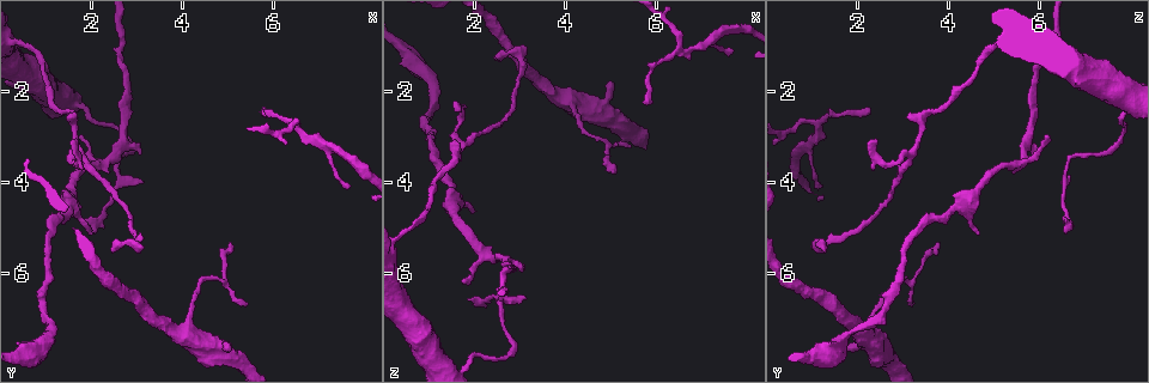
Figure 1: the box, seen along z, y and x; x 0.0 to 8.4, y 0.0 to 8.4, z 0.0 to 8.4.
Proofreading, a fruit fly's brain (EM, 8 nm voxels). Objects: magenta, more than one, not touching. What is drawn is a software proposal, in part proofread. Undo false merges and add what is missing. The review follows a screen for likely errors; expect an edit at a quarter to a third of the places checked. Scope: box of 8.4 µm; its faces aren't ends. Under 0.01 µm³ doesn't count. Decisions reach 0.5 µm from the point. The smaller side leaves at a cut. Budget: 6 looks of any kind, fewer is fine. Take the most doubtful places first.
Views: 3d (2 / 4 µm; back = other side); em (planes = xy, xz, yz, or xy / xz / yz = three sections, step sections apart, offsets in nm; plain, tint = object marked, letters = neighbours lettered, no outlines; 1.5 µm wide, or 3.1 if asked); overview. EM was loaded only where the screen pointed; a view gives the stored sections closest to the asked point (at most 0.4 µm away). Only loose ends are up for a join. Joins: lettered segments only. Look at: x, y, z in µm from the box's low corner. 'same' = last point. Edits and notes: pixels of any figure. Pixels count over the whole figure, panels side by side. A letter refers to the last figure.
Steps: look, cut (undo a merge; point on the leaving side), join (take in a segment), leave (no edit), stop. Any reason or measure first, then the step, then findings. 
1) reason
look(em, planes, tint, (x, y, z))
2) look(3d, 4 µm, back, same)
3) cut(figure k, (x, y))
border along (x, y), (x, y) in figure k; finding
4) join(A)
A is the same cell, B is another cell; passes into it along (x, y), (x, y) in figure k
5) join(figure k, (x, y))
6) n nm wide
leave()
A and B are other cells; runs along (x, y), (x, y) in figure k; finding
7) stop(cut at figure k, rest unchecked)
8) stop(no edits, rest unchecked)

thin end
look(3d, 4 µm, (2.45, 5.55, 1.30))

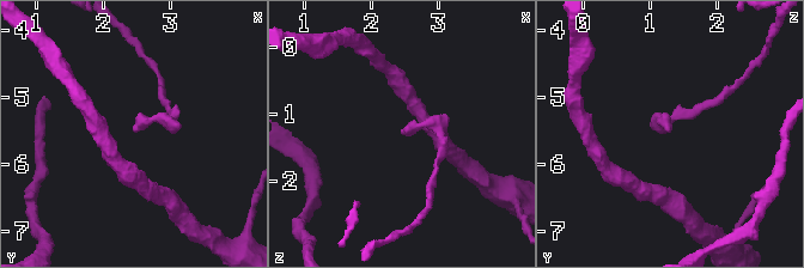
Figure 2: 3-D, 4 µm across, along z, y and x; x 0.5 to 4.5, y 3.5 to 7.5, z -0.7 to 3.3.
look(em, planes, letters, (2.45, 5.50, 1.35))

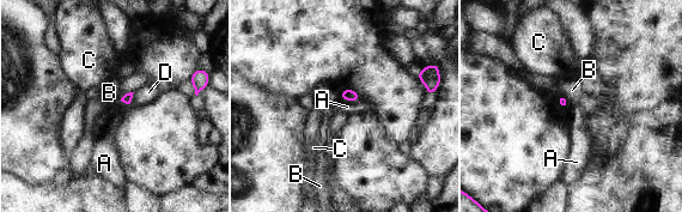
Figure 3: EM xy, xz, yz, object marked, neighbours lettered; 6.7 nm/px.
leave()
A, B, C and D are other cells; border along (342, 98), (359, 103) in figure 3; no lettered segment goes on from it

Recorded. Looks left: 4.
tapers out
look(em, yz, step 8, letters, (5.00, 7.70, 1.80))

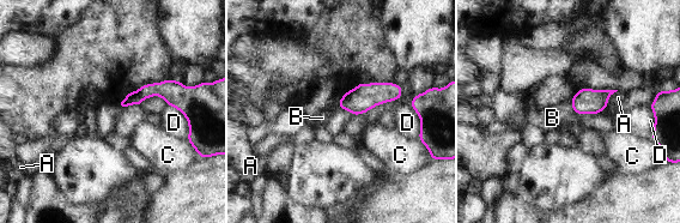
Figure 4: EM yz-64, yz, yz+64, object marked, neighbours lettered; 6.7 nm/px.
cut it another way
look(em, planes, letters, same)

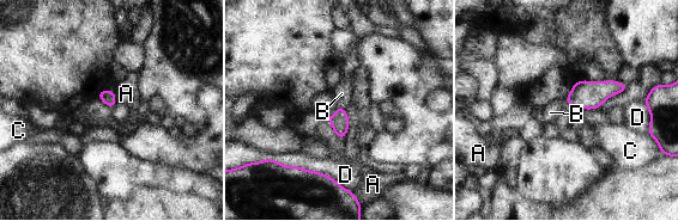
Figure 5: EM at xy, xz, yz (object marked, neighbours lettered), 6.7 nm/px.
join(B)
B is the same cell, A, C and D are other cells; passes into it along (586, 94), (568, 102), (550, 112) in figure 5; it goes on there

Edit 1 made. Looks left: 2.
three-way junction
look(em, xy, step 4, letters, (1.75, 3.40, 3.25))

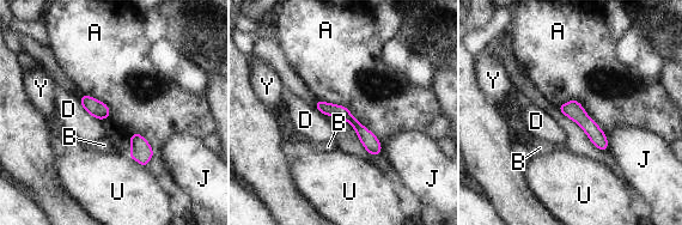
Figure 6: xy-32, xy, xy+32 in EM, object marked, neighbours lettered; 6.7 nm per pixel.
90 nm wide
leave()
A, B, D, J, U and Y are other cells; border along (606, 135), (608, 150) in figure 6; continuous, no second cell

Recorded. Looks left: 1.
stop(join at figure 5, rest unchecked)

